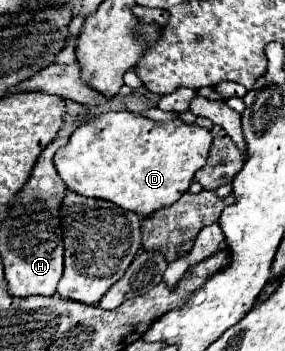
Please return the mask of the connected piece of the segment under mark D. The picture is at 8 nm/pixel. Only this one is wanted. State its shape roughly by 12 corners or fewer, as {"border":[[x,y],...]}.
{"border":[[133,112],[81,122],[55,152],[69,190],[135,214],[171,206],[207,128]]}

